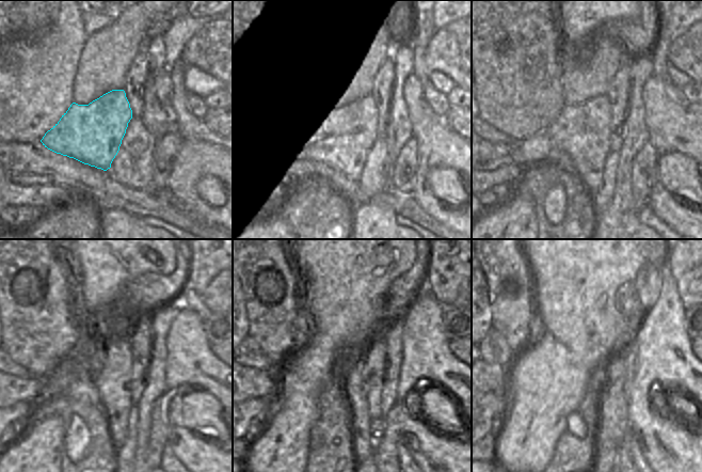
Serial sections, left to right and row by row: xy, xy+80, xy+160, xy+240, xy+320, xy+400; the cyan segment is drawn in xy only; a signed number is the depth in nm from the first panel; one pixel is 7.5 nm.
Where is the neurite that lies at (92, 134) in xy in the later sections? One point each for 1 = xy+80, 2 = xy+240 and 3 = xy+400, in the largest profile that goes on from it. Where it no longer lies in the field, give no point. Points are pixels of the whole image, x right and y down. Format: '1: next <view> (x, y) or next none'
1: next xy+80 (340, 135)
2: next xy+240 (113, 381)
3: next xy+400 (605, 450)

